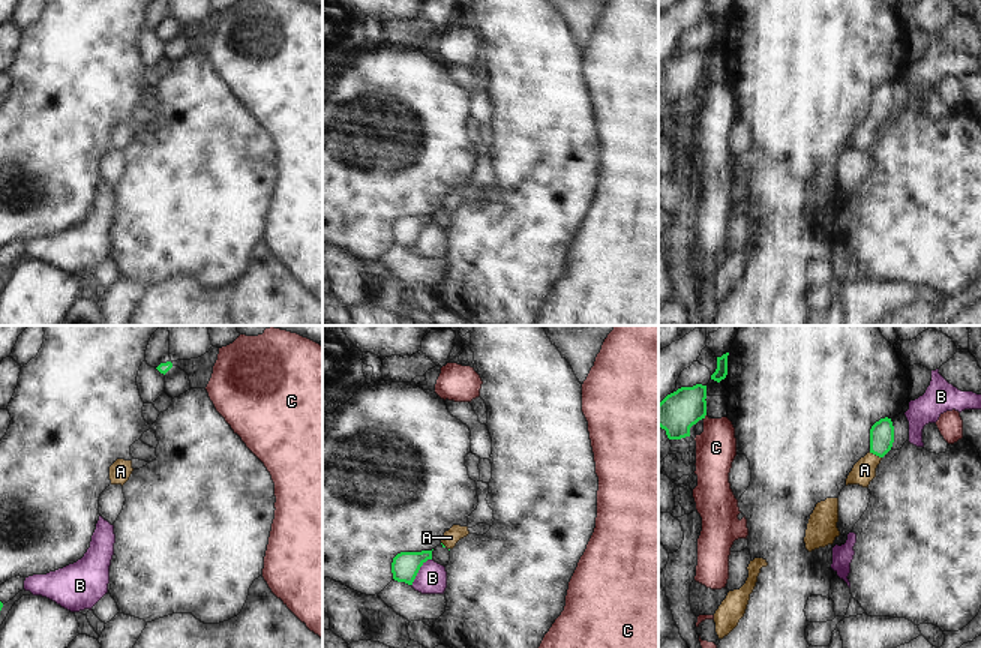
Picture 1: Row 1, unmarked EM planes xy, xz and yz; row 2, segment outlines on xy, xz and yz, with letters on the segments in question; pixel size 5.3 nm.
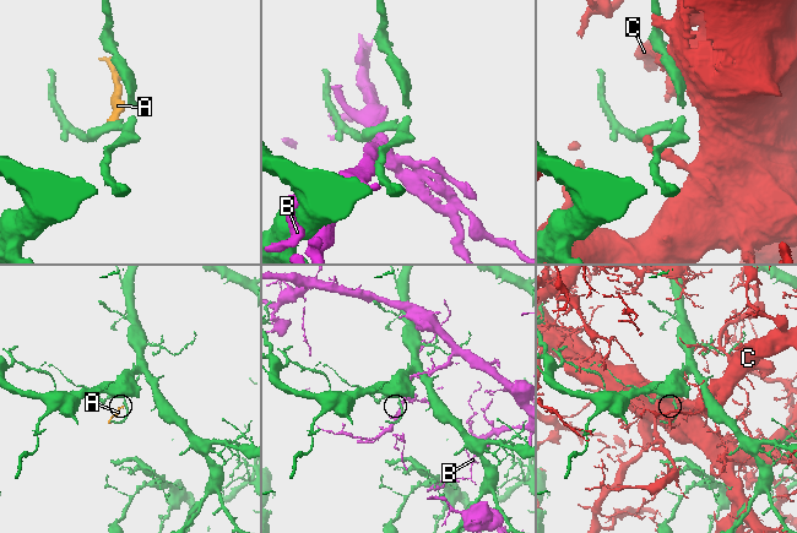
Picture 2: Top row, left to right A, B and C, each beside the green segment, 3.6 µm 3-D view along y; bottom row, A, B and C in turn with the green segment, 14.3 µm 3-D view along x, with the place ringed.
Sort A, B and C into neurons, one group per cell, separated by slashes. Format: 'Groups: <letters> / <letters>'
Groups: A / B / C.

